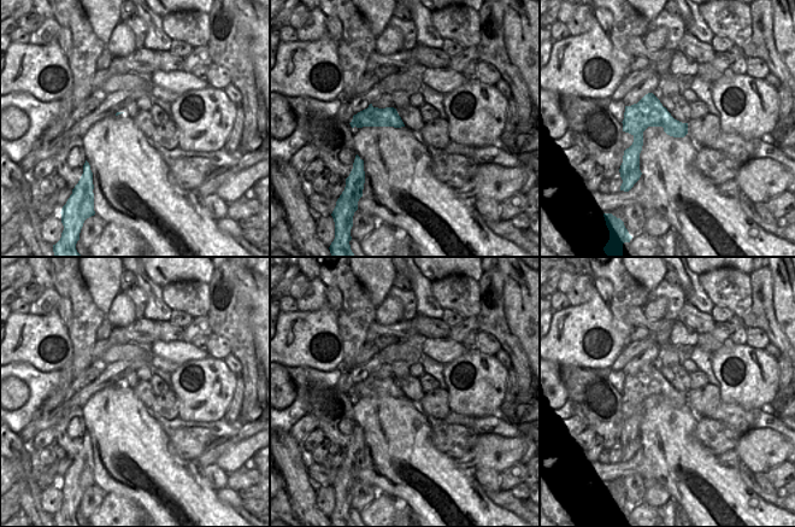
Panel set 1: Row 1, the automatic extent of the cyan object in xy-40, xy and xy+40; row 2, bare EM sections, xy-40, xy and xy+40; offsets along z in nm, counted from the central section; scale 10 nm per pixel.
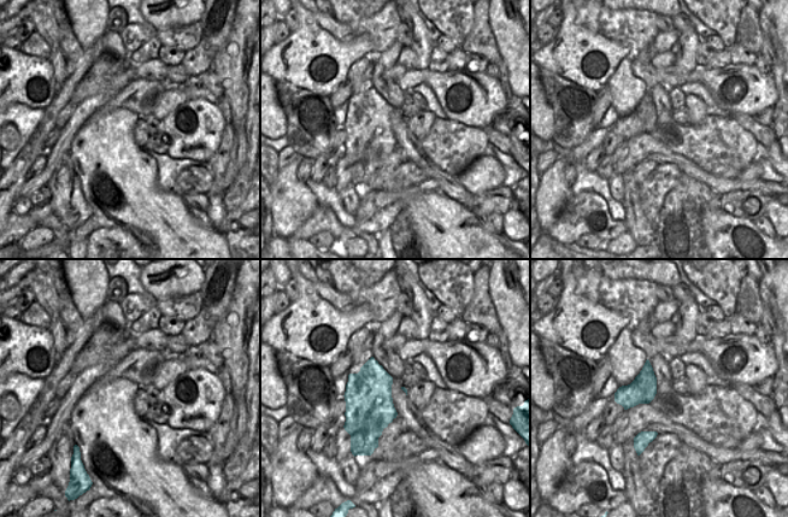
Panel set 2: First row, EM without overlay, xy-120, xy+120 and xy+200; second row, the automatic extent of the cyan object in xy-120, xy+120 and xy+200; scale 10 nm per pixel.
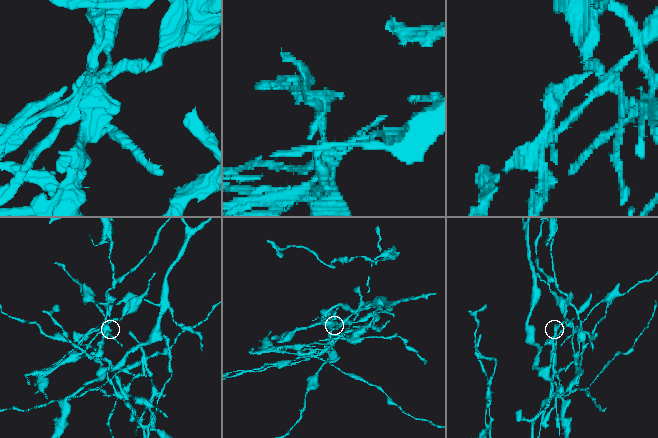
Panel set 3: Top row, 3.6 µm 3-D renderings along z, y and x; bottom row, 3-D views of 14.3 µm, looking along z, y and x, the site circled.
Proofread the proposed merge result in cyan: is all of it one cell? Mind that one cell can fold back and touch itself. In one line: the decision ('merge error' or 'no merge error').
merge error

